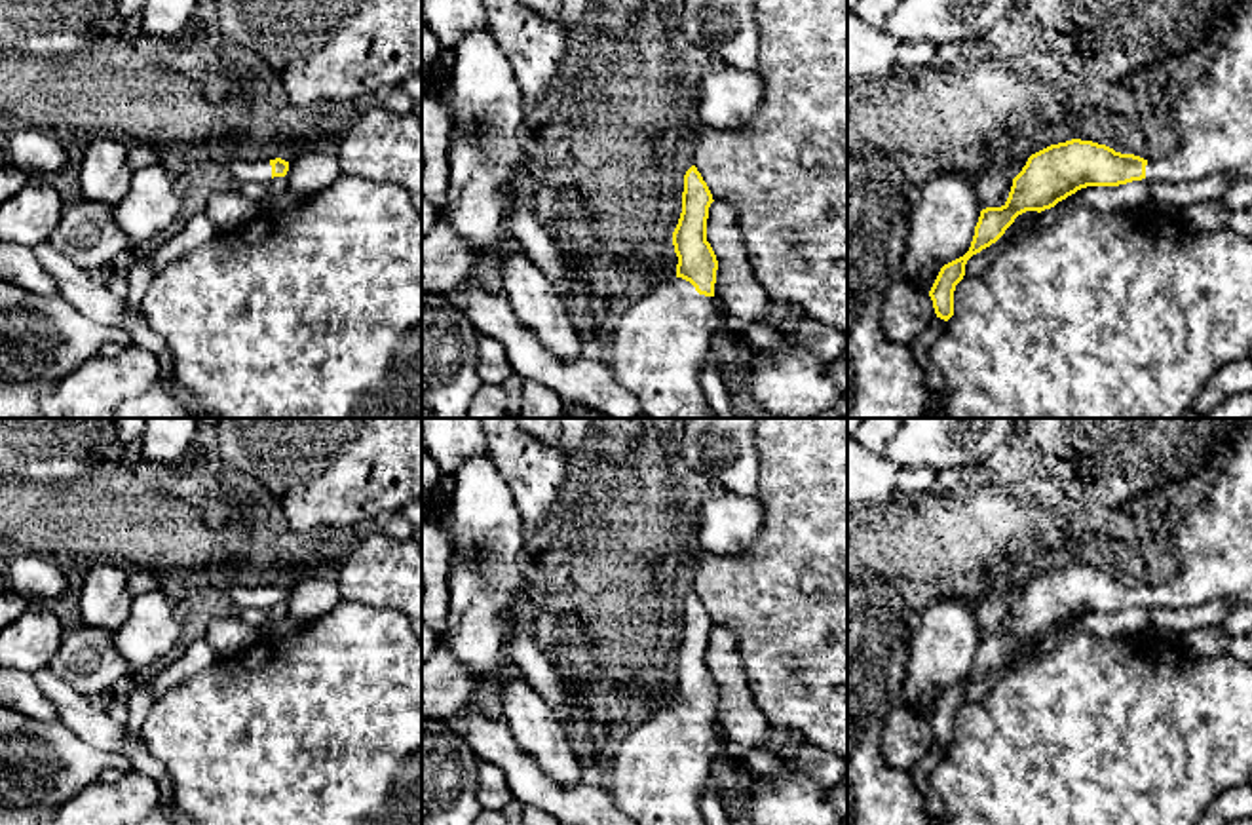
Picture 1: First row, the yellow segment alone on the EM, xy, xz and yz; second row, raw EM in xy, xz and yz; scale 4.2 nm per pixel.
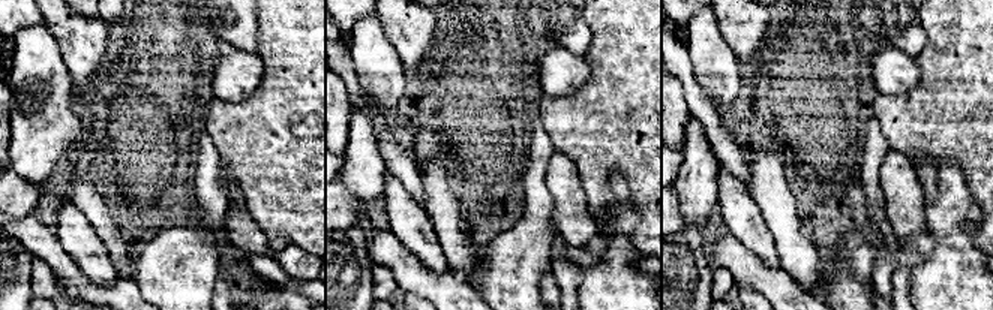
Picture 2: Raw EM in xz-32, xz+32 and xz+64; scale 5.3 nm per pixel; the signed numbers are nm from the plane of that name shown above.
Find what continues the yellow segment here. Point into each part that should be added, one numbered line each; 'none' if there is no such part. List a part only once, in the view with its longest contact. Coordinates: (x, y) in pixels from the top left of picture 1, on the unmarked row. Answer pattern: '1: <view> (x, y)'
1: xz (656, 776)

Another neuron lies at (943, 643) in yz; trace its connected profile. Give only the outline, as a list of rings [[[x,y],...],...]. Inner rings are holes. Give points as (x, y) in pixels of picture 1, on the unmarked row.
[[[961,597],[935,599],[910,633],[902,703],[920,717],[933,709],[921,698],[933,688],[963,682],[973,667],[982,631],[973,604]]]

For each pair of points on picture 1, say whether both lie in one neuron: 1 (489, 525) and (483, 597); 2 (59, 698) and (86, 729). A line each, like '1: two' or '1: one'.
1: one
2: one

